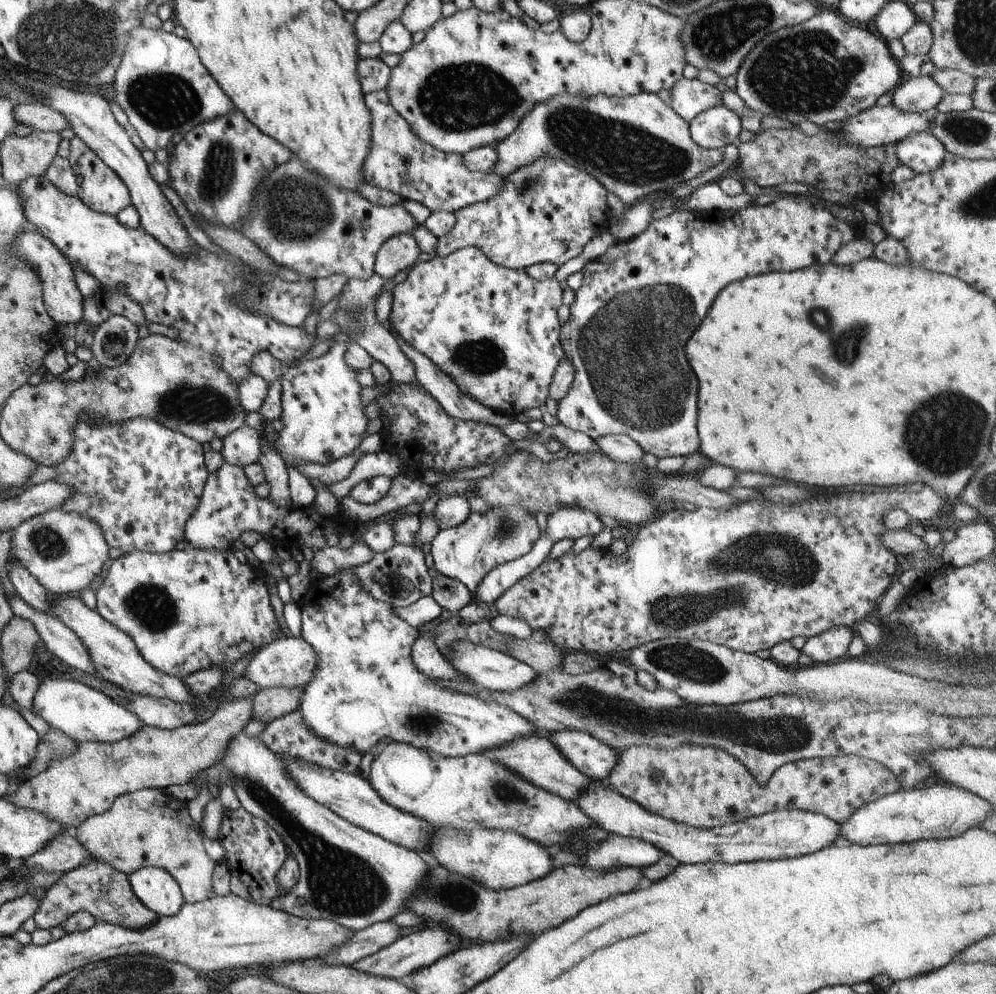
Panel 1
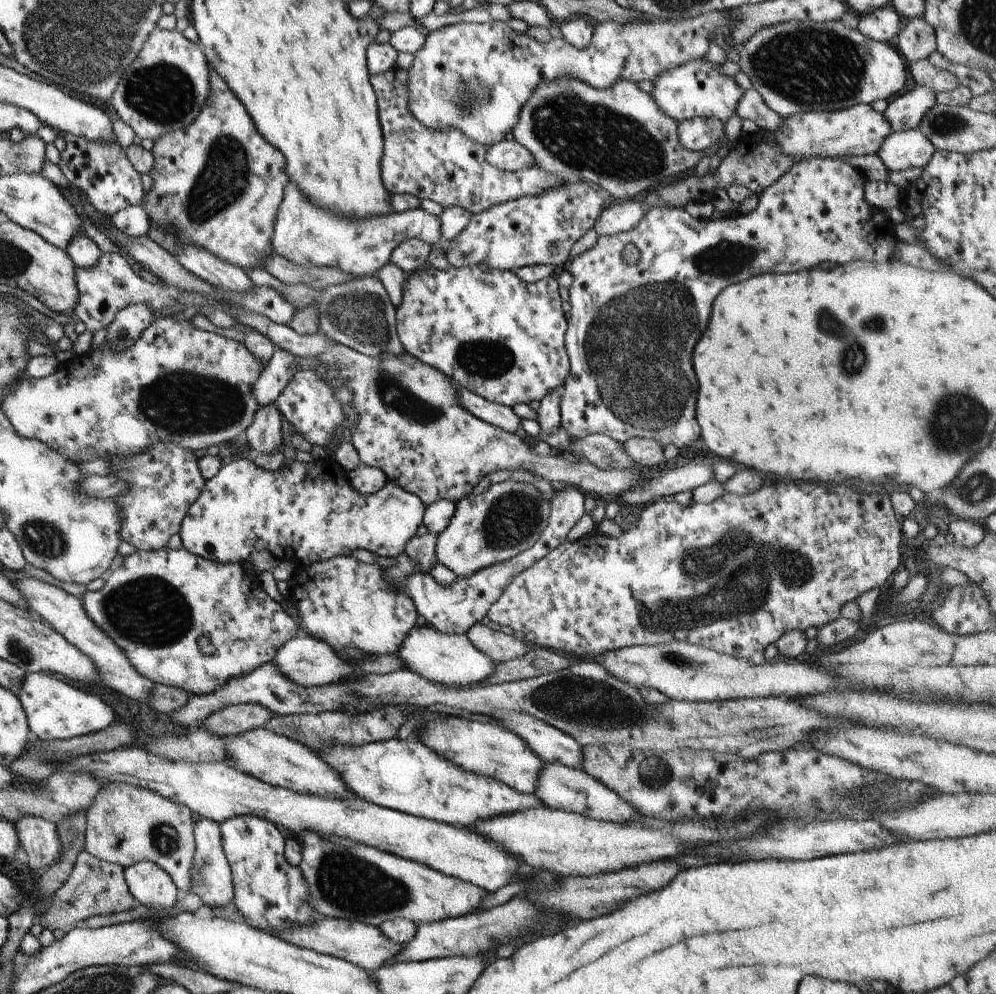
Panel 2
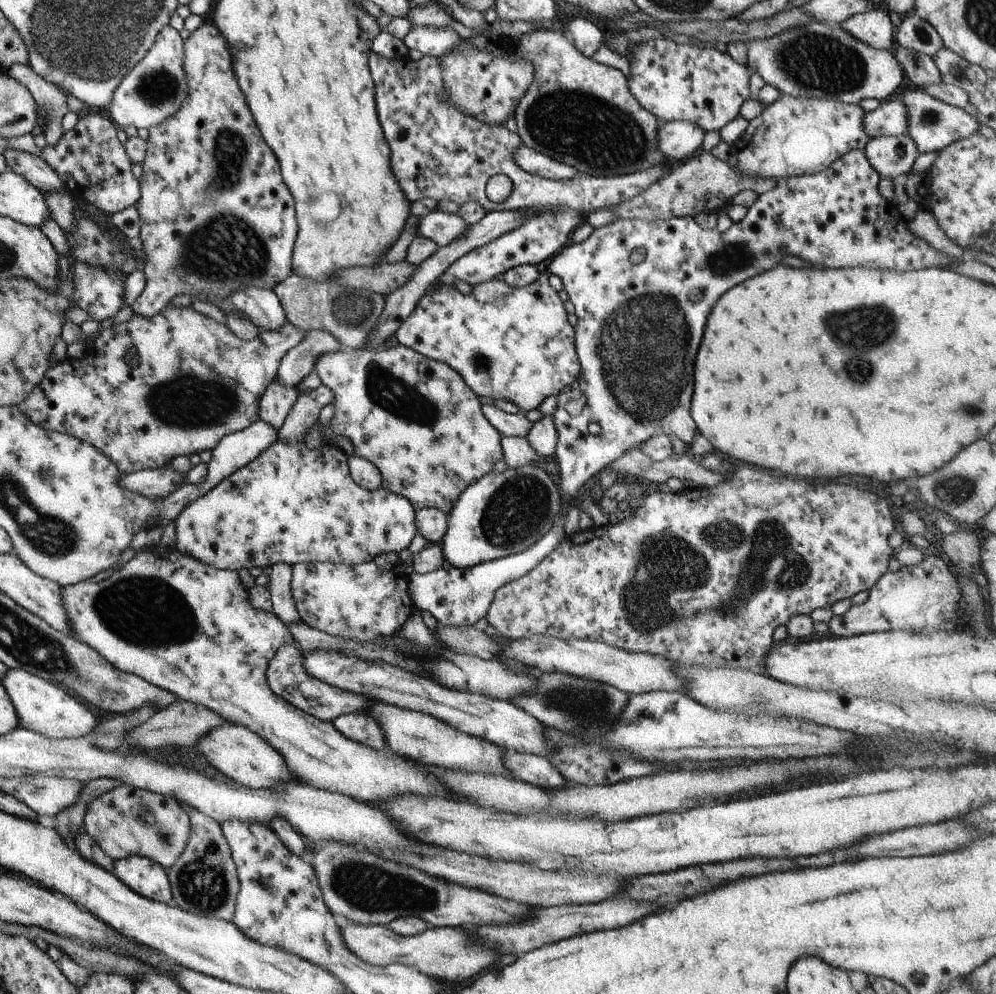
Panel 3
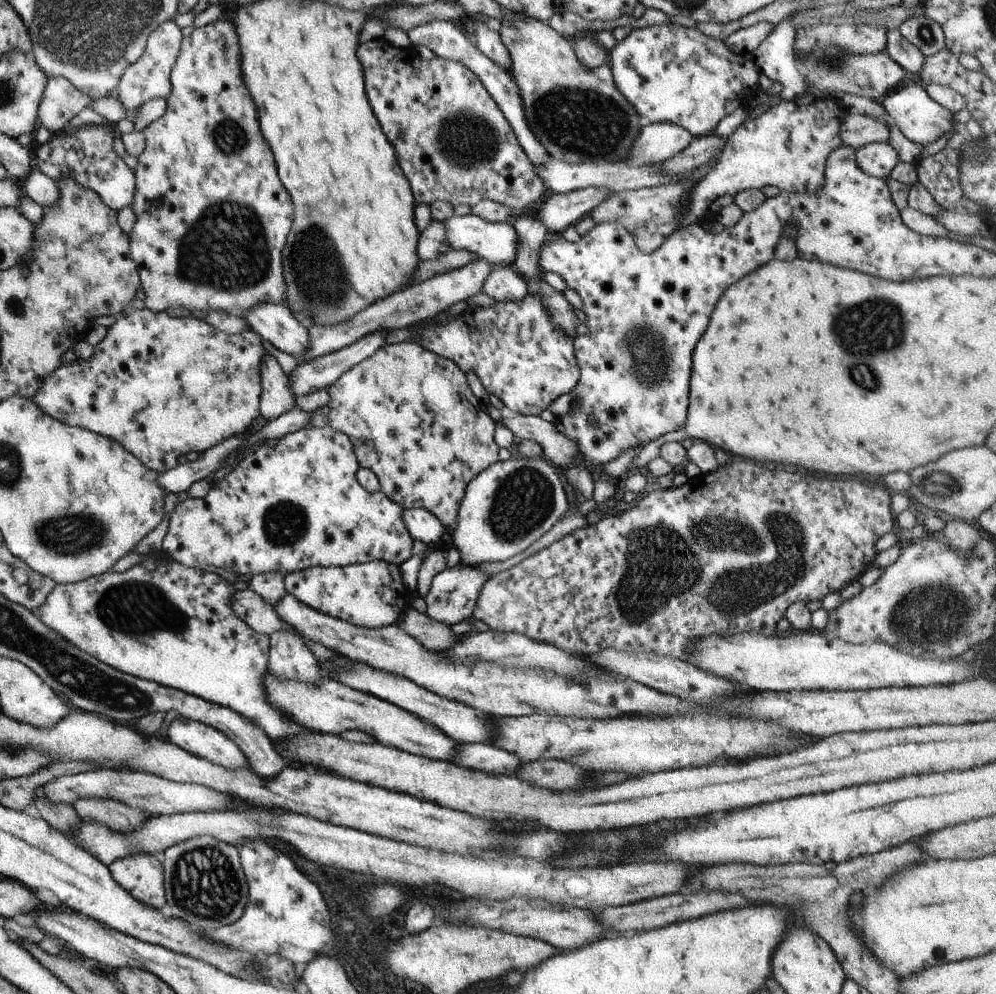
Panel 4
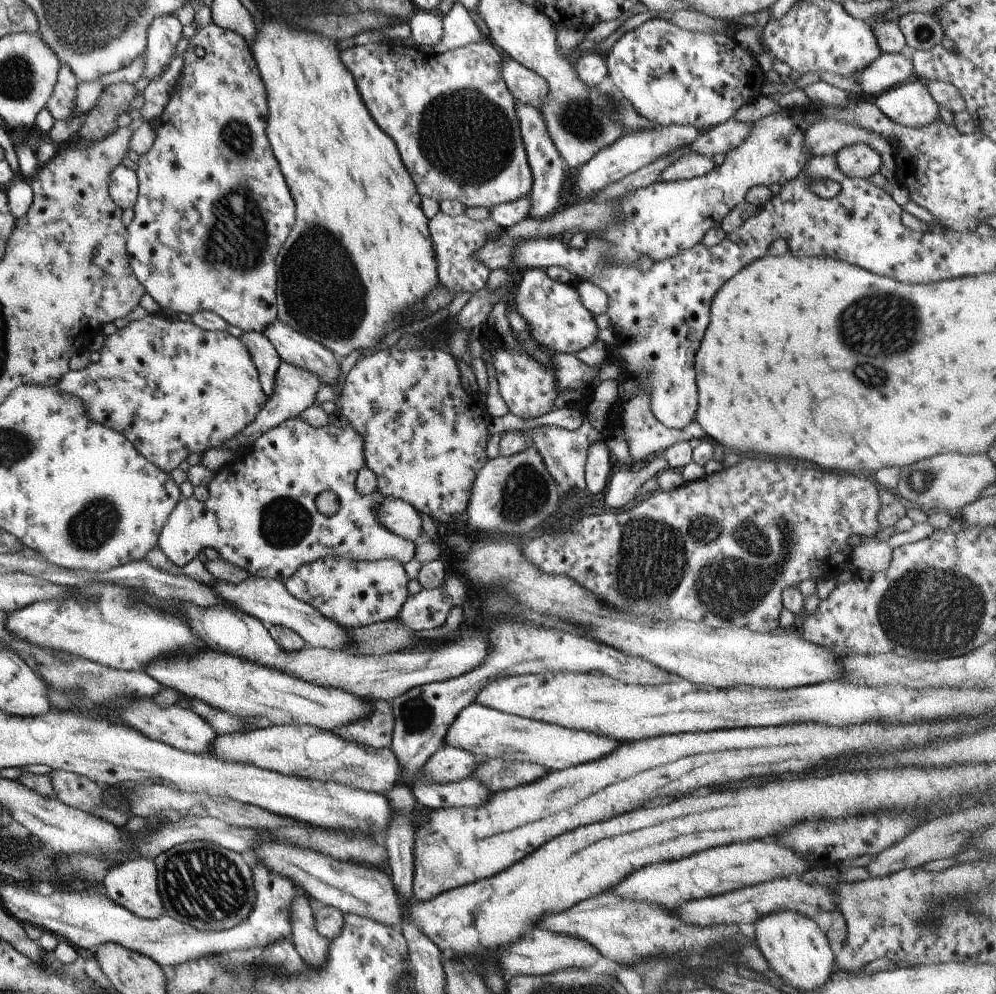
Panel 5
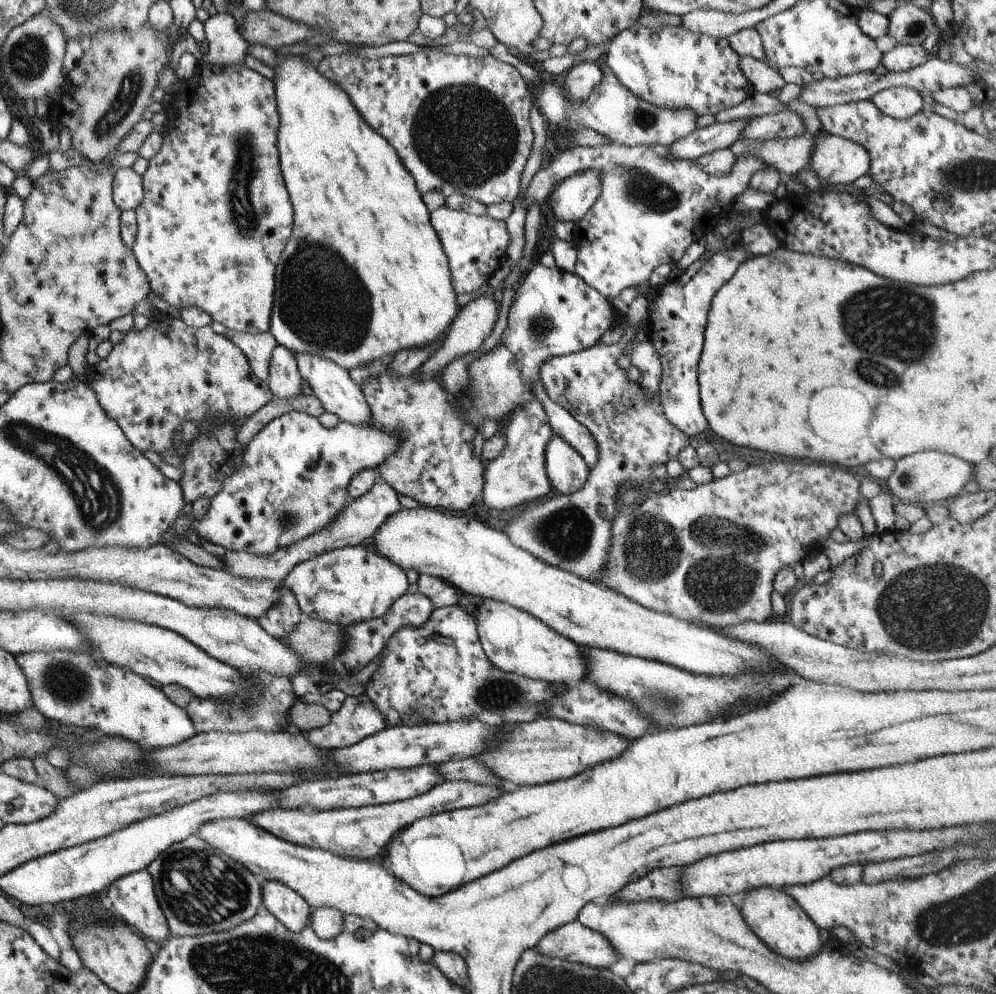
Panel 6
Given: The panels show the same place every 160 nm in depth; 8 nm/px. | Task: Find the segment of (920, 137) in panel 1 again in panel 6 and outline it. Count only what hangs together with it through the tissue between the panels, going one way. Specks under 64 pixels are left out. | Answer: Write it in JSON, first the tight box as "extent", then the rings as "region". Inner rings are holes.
{"extent":[806,130,869,184],"region":[[[820,130],[812,136],[814,145],[806,164],[807,170],[811,171],[818,179],[828,184],[849,184],[855,178],[866,174],[869,168],[869,157],[867,151],[857,143],[835,135],[830,135]]]}

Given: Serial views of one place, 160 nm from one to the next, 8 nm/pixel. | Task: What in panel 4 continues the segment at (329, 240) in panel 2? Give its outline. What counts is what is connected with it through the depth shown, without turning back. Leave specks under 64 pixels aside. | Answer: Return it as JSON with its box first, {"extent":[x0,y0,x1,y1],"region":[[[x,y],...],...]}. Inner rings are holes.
{"extent":[442,214,518,266],"region":[[[469,214],[465,216],[451,215],[442,221],[446,230],[446,239],[453,249],[465,249],[485,259],[490,265],[511,266],[516,257],[518,236],[511,223],[489,222]]]}

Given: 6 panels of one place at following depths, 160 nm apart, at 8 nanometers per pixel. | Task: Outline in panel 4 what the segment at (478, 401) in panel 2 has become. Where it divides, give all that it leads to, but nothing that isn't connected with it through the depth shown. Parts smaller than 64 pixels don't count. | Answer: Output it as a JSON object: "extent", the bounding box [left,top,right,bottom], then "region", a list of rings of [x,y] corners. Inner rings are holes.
{"extent":[493,413,594,500],"region":[[[514,413],[510,418],[499,418],[493,419],[495,424],[506,426],[515,436],[515,440],[529,439],[535,441],[542,450],[542,457],[555,467],[559,468],[563,472],[567,482],[571,484],[572,488],[575,488],[585,500],[591,499],[592,490],[594,487],[593,481],[591,480],[591,474],[578,458],[578,448],[576,444],[569,439],[566,439],[565,435],[556,431],[555,425],[552,422],[542,420],[540,417],[535,415],[520,415]]]}

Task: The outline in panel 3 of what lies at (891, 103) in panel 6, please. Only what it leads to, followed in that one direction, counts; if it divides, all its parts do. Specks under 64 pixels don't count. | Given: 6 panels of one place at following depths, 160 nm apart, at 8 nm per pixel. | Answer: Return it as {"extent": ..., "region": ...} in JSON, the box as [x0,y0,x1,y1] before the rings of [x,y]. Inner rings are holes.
{"extent":[901,89,979,153],"region":[[[924,89],[906,90],[902,93],[901,100],[906,111],[907,136],[919,153],[941,150],[952,142],[970,137],[979,125],[974,117],[971,118],[963,109],[952,107],[929,96]]]}

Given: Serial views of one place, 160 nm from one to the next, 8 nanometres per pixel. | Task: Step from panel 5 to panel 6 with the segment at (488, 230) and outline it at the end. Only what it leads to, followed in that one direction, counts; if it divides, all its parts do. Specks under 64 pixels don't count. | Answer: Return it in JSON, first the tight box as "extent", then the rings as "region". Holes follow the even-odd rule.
{"extent":[428,204,509,294],"region":[[[445,204],[428,215],[430,225],[447,257],[453,290],[456,294],[475,292],[503,264],[505,248],[509,244],[505,223],[487,214],[474,215],[464,210],[456,211]]]}

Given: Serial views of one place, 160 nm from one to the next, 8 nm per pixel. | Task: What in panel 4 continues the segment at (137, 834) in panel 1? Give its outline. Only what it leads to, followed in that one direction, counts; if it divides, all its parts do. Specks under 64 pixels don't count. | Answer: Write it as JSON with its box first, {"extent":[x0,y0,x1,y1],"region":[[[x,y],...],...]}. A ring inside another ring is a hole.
{"extent":[71,798,151,832],"region":[[[102,798],[75,799],[71,806],[80,820],[95,821],[115,832],[131,832],[142,827],[143,821],[151,817],[140,810],[129,808],[119,801]]]}

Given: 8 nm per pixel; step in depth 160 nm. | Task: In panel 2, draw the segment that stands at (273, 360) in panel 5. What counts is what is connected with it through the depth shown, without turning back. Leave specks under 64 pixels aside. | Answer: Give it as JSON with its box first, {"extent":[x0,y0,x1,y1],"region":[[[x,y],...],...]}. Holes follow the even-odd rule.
{"extent":[243,401,281,456],"region":[[[271,401],[258,407],[252,418],[252,423],[244,430],[243,438],[251,452],[268,456],[281,446],[281,419],[277,405]]]}

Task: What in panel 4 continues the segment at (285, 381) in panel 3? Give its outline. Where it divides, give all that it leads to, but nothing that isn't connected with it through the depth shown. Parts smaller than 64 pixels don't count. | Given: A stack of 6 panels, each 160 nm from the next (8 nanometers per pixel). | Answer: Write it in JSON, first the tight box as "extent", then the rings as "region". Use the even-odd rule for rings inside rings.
{"extent":[299,258,494,362],"region":[[[477,258],[469,264],[440,275],[432,276],[424,281],[411,284],[400,291],[390,294],[384,299],[375,301],[371,306],[367,306],[352,316],[348,321],[330,327],[310,325],[307,327],[309,333],[308,349],[299,358],[300,362],[314,359],[326,354],[331,354],[340,348],[349,346],[364,336],[373,333],[385,333],[404,328],[413,327],[425,319],[434,317],[437,313],[443,313],[450,306],[462,303],[469,296],[477,294],[485,277],[494,266],[490,265],[485,259]]]}

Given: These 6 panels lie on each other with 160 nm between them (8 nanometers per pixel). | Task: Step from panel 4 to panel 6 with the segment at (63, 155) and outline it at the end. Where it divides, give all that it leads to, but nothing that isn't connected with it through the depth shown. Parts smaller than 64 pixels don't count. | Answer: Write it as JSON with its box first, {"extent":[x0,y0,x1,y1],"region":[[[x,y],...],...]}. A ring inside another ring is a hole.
{"extent":[112,167,142,211],"region":[[[131,167],[117,169],[112,176],[112,199],[121,211],[134,211],[142,199],[142,176]]]}

